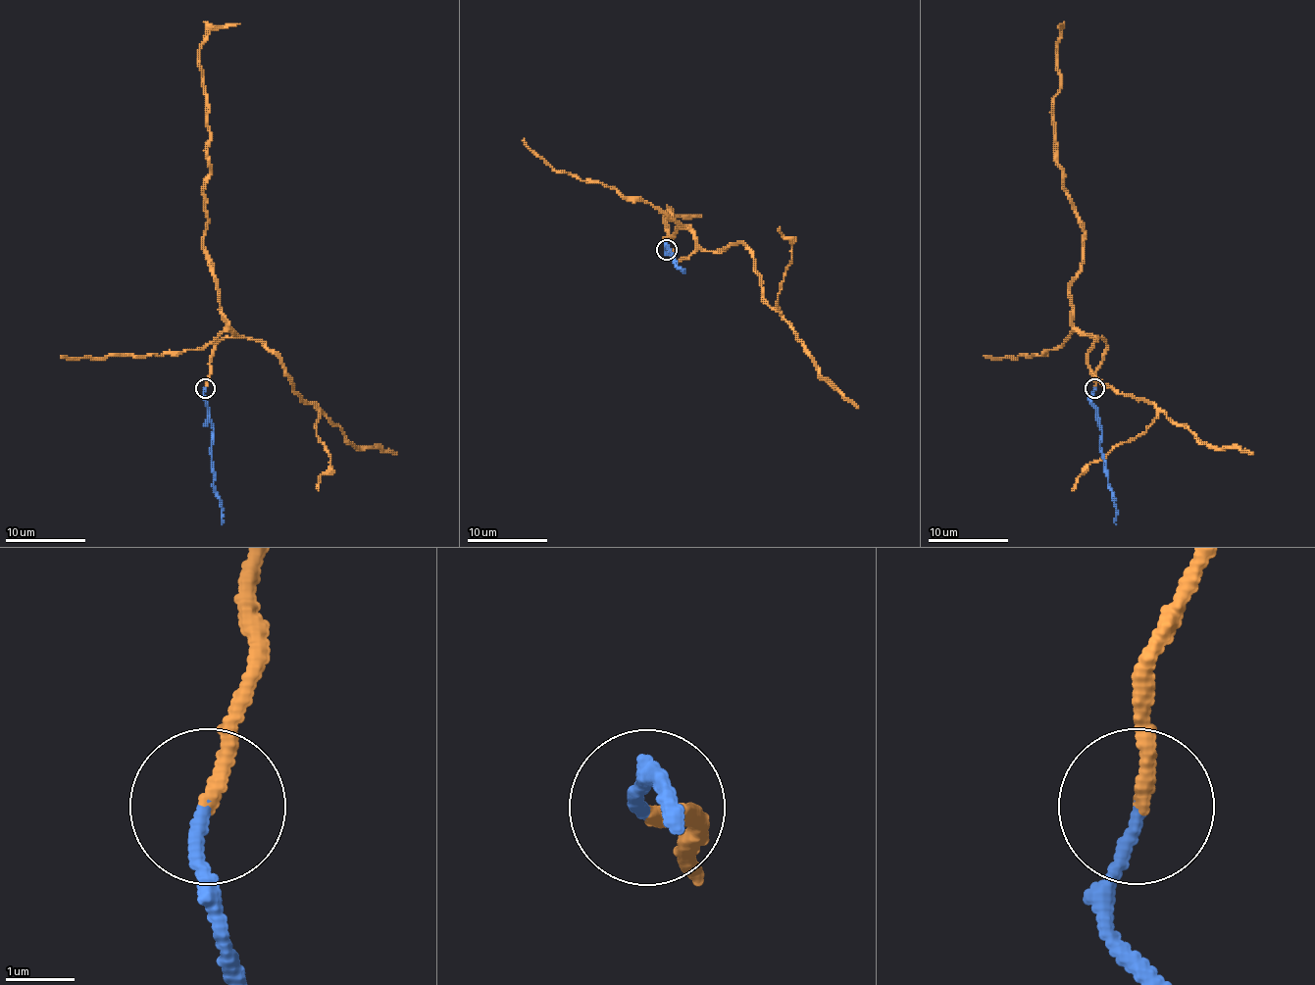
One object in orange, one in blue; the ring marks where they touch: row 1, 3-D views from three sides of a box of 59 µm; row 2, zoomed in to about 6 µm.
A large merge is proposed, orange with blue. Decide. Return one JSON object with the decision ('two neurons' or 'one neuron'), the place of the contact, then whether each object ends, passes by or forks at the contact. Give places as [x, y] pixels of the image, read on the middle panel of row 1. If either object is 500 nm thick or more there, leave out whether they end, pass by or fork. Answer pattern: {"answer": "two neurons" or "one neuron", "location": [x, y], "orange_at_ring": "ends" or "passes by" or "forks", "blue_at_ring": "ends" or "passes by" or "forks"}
{"answer": "one neuron", "location": [666, 249], "orange_at_ring": "ends", "blue_at_ring": "ends"}

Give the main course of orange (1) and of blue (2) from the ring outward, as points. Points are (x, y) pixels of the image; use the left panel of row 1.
1: (205, 387), (212, 354), (233, 331), (226, 321), (203, 245), (210, 140), (199, 46), (212, 29), (239, 24)
2: (205, 387), (203, 400), (214, 432), (212, 472), (222, 509), (222, 524)

